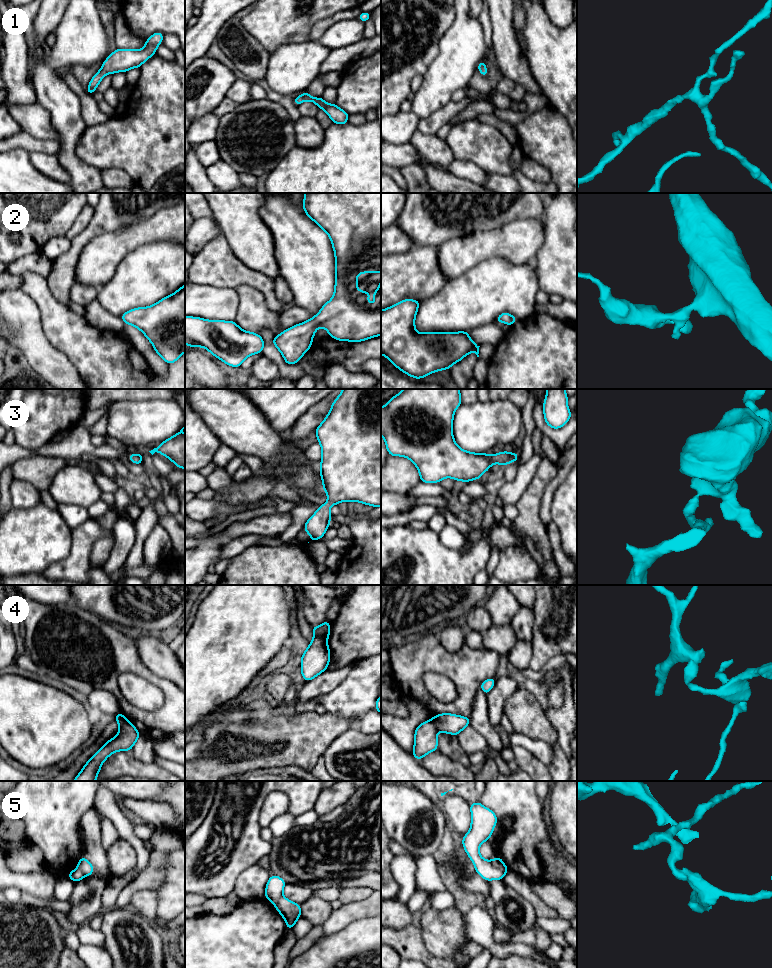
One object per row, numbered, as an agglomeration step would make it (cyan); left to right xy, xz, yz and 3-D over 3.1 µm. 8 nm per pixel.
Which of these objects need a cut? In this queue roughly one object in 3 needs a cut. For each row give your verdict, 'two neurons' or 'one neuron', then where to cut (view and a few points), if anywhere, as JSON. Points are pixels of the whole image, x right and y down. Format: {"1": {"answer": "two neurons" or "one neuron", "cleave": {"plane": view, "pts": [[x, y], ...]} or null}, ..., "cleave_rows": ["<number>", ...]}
{"1": {"answer": "one neuron", "cleave": null}, "2": {"answer": "one neuron", "cleave": null}, "3": {"answer": "one neuron", "cleave": null}, "4": {"answer": "two neurons", "cleave": {"plane": "xz", "pts": [[314, 636], [323, 638], [326, 641]]}}, "5": {"answer": "two neurons", "cleave": {"plane": "yz", "pts": [[491, 861], [504, 874]]}}, "cleave_rows": ["4", "5"]}

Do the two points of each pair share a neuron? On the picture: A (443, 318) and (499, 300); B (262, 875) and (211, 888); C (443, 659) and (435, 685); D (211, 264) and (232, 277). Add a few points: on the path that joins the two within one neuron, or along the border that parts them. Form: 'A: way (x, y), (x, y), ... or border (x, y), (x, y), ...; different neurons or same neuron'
A: way (457, 307), (470, 300), (485, 300); same neuron
B: border (252, 866), (249, 866), (239, 875), (232, 890); different neurons
C: border (422, 676), (428, 672), (443, 674), (456, 689); different neurons
D: way (216, 265), (227, 272); same neuron

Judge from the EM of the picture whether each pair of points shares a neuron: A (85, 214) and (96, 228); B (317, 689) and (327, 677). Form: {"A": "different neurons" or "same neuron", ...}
{"A": "different neurons", "B": "same neuron"}

